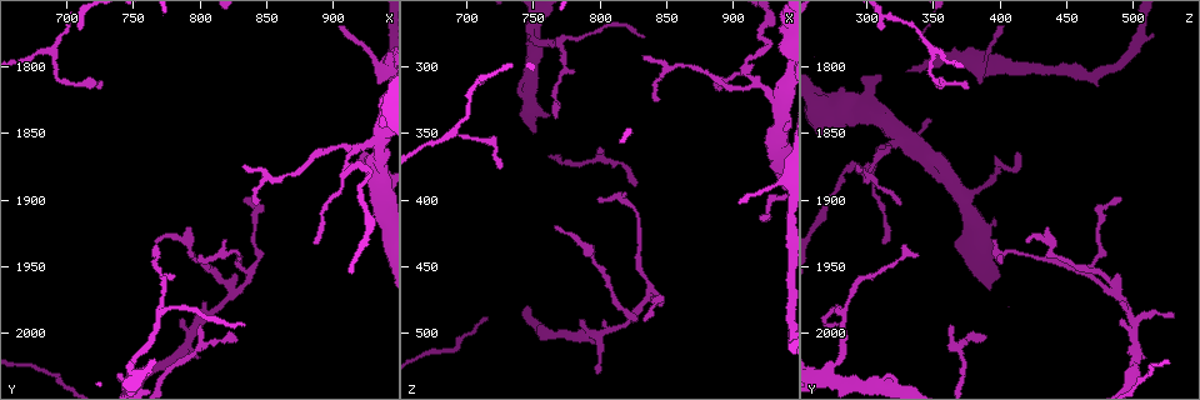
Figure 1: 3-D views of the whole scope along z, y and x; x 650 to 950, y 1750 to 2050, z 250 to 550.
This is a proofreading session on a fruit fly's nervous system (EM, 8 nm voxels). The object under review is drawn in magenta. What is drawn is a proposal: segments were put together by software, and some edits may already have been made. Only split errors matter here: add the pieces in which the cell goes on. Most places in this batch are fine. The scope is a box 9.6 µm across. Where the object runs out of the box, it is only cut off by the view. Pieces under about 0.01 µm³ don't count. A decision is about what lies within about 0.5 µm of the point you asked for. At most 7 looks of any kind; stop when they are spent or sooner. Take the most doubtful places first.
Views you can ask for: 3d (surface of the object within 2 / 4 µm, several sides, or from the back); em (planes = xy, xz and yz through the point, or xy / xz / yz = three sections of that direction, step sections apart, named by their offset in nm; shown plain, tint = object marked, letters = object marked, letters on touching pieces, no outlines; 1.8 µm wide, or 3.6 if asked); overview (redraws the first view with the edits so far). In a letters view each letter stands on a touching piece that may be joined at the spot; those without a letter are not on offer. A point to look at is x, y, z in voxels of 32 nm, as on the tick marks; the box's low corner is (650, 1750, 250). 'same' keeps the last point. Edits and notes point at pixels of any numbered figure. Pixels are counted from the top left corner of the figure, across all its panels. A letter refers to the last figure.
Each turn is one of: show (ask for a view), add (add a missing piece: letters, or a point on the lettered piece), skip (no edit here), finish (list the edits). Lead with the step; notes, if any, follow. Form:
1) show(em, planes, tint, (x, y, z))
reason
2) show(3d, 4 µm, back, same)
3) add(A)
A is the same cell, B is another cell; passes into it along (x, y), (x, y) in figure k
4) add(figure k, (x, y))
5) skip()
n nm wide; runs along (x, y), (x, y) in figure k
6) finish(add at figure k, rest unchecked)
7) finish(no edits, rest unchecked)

show(em, planes, tint, (910, 1874, 302))
three arms meet

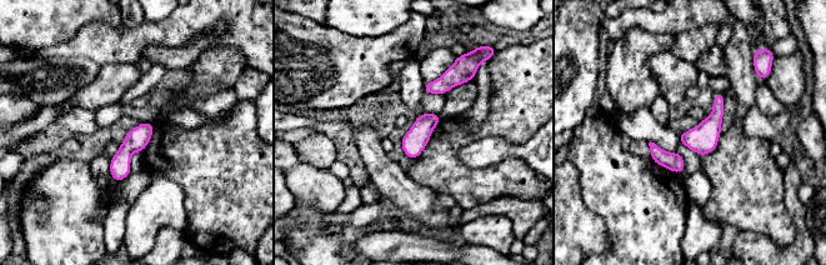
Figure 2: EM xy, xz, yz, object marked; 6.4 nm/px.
show(em, planes, letters, same)

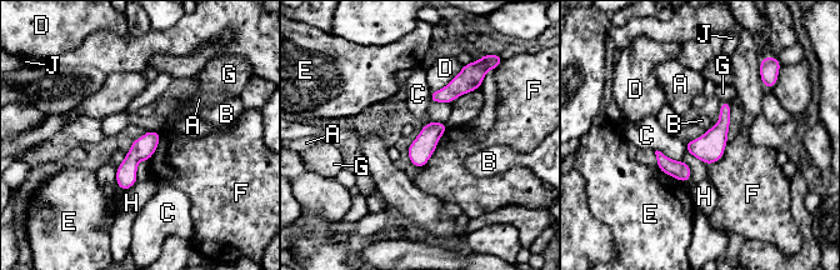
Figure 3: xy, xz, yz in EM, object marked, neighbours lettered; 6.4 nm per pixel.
skip()
A, B, C, D, E, F, G, H and J are other cells; runs along (156, 134), (131, 159), (124, 186) in figure 3; no lettered piece goes on from it

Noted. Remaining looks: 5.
show(3d, 4 µm, (768, 1932, 422))
an open end

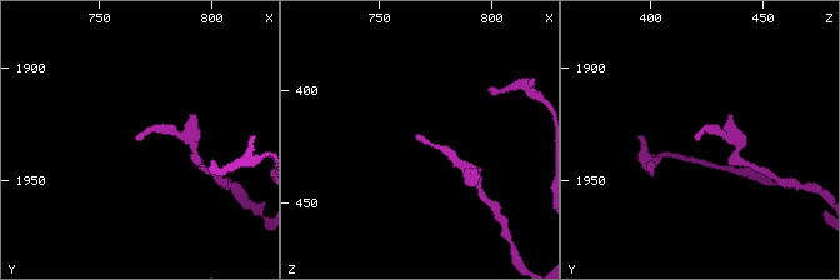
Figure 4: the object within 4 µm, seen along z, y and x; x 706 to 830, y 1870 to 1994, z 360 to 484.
show(em, yz, step 4, letters, (767, 1933, 421))
need the tissue

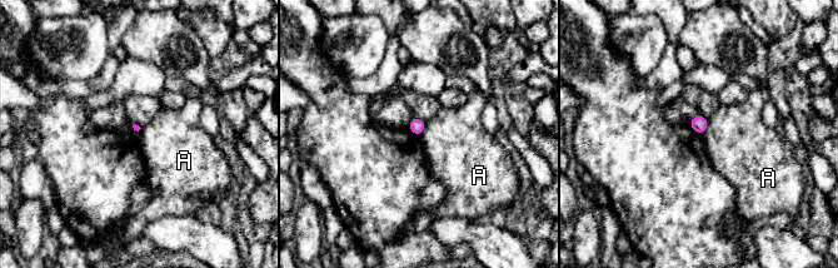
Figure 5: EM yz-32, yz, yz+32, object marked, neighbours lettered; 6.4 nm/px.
skip()
A is another cell; border along (708, 119), (708, 125), (702, 134) in figure 5; none of them fits

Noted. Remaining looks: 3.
show(3d, 2 µm, (832, 1992, 276))
an open end

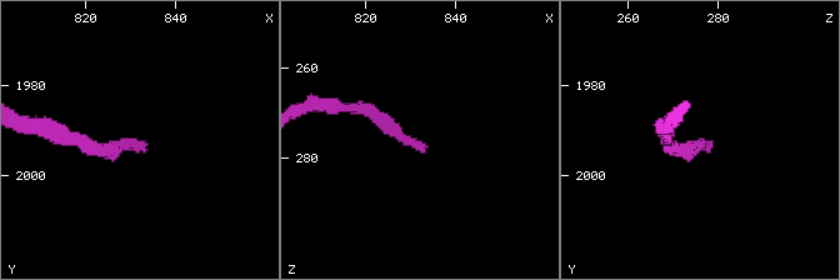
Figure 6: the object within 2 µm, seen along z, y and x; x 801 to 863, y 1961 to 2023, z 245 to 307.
show(em, xy, step 16, tint, (832, 1992, 278))

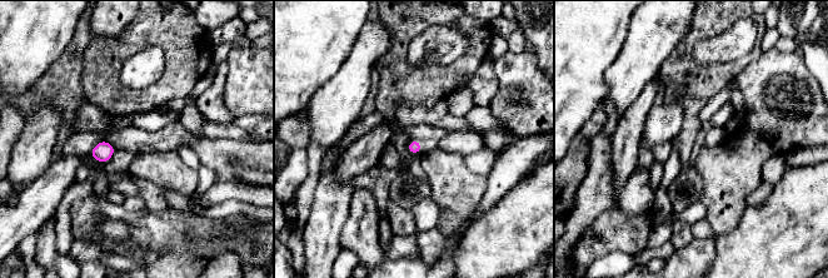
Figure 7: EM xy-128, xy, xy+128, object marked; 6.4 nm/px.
show(em, planes, letters, same)

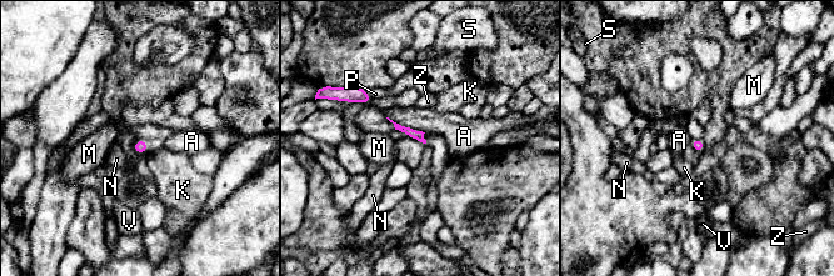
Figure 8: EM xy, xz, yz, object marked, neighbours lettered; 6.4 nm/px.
skip()
70 nm wide; A, K, M, N, P, S, V and Z are other cells; border along (386, 116), (401, 125), (424, 133) in figure 8; none of them fits

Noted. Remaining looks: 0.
finish(no edits, rest unchecked)

